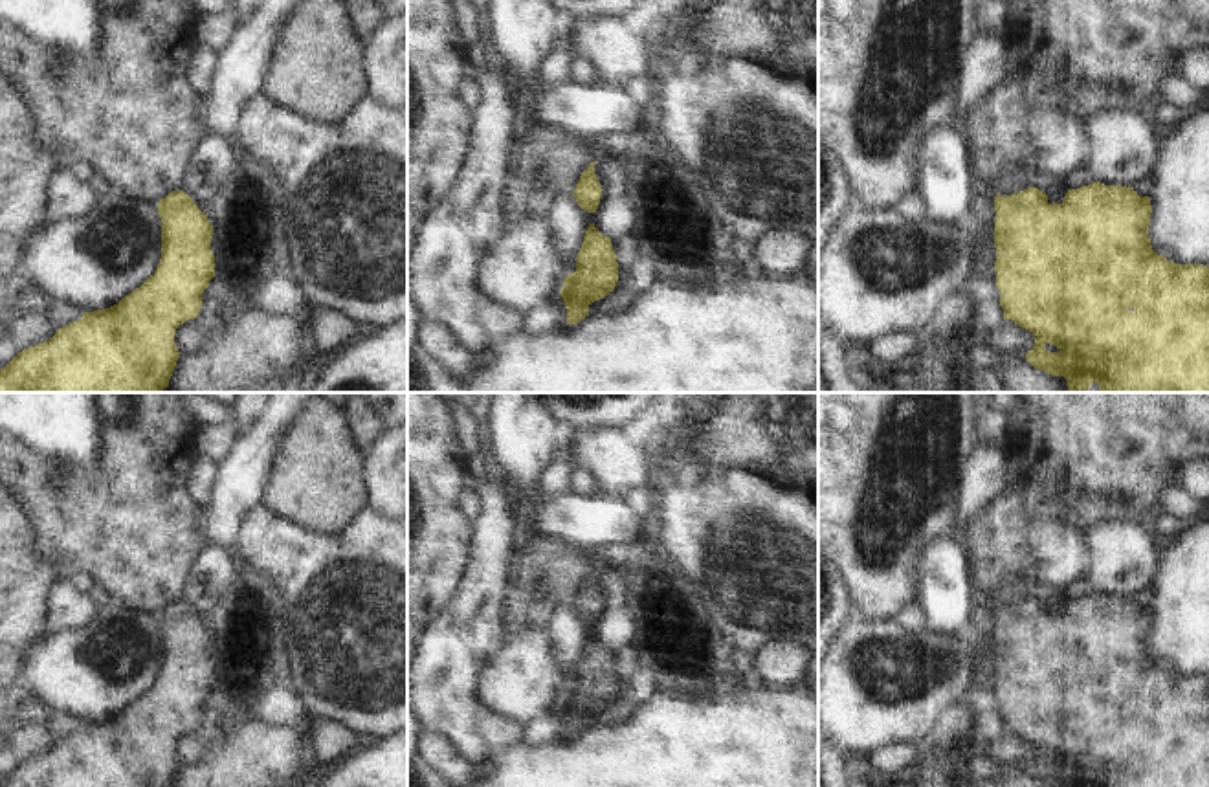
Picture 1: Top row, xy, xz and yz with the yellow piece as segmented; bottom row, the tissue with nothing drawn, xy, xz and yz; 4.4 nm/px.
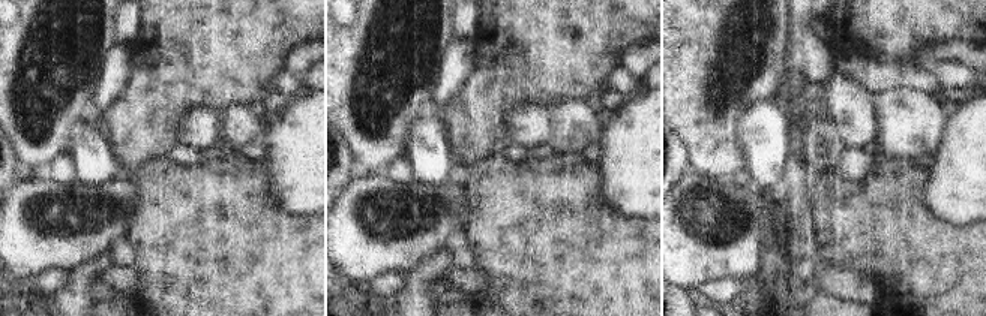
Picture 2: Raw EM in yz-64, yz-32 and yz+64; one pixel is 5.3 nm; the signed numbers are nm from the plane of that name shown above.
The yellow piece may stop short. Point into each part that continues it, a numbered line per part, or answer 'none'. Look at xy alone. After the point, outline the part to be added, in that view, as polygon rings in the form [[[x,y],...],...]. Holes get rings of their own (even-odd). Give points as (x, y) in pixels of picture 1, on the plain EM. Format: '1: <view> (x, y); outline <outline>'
none

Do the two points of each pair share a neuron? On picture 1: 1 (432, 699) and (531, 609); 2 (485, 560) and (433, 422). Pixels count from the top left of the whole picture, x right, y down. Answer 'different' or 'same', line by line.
1: different
2: different

